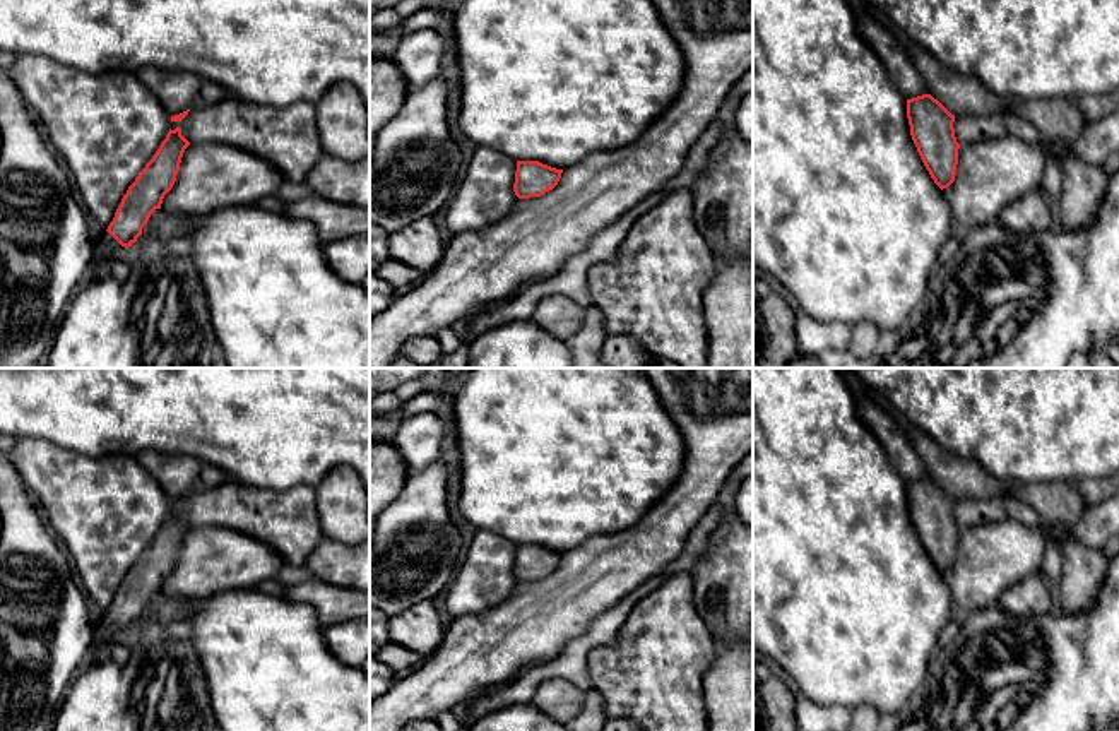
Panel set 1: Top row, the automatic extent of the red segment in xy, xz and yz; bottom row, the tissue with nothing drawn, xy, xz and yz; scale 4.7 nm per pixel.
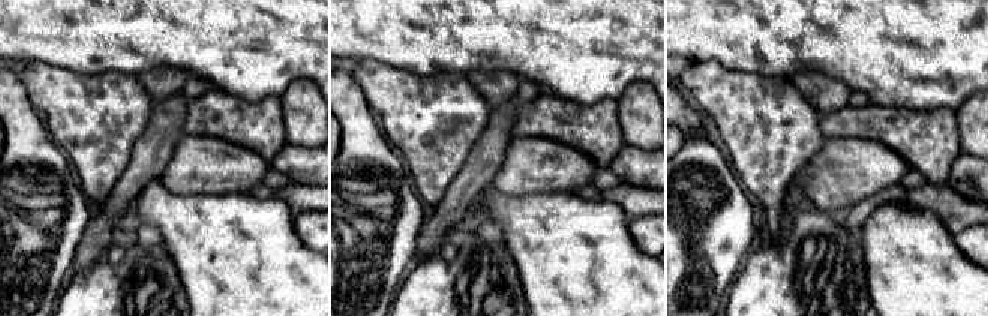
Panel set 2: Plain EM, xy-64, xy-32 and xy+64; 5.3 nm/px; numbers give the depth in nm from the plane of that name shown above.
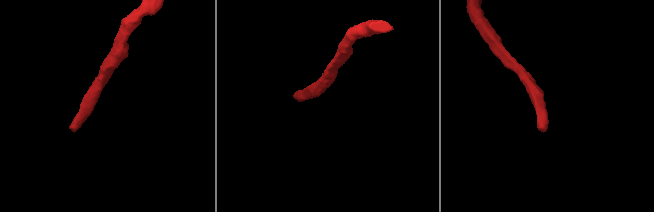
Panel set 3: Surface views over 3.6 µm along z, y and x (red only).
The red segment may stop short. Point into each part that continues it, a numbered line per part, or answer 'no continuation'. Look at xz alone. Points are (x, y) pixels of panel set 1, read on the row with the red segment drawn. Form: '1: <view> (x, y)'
no continuation

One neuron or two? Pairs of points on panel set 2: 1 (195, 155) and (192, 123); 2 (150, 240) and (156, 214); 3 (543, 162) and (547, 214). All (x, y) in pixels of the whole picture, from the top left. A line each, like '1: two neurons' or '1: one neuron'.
1: two neurons
2: two neurons
3: two neurons

